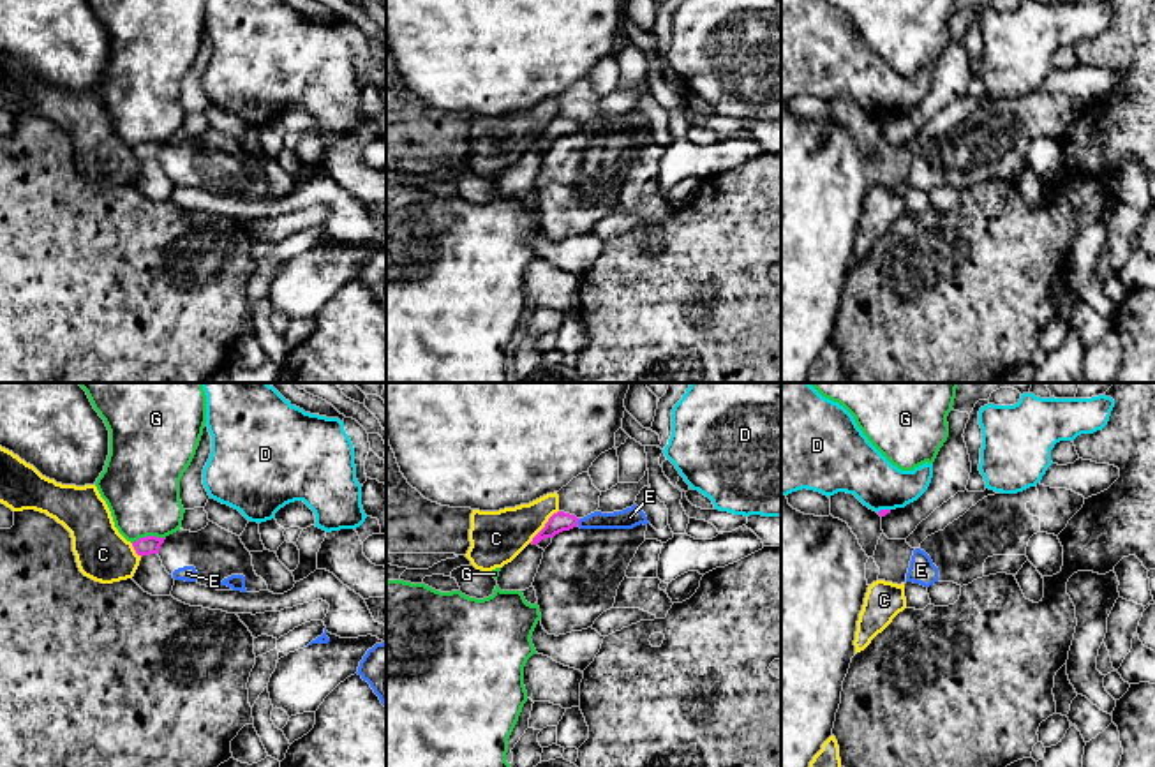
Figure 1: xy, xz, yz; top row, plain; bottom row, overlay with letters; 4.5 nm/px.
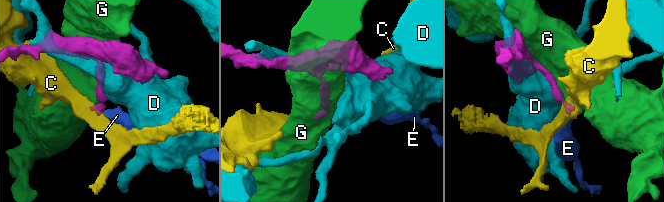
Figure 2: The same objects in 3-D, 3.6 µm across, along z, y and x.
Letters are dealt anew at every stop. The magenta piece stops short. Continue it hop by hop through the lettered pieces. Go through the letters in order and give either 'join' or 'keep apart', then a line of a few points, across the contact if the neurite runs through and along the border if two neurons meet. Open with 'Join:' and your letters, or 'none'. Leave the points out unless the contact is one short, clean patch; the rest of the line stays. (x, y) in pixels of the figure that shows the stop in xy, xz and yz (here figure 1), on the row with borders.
Join: none
C: keep apart; line xz (558, 510), (529, 542)
D: keep apart
E: keep apart; line xz (581, 519), (577, 524)
G: keep apart

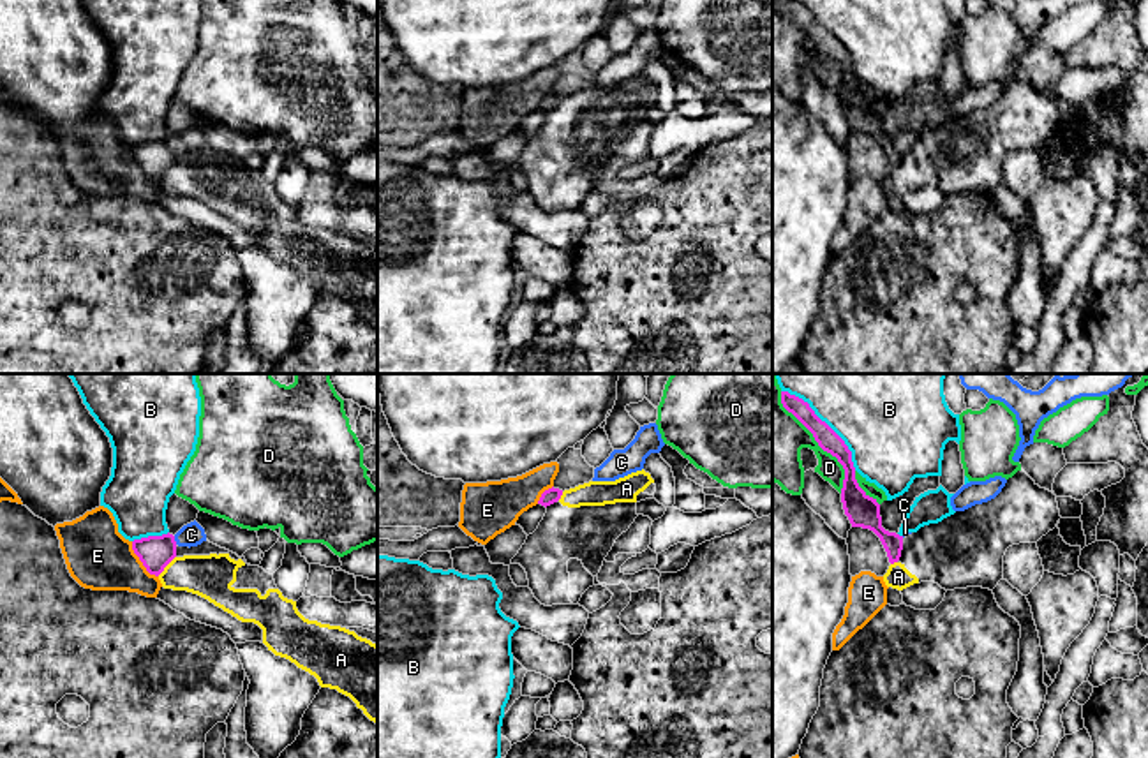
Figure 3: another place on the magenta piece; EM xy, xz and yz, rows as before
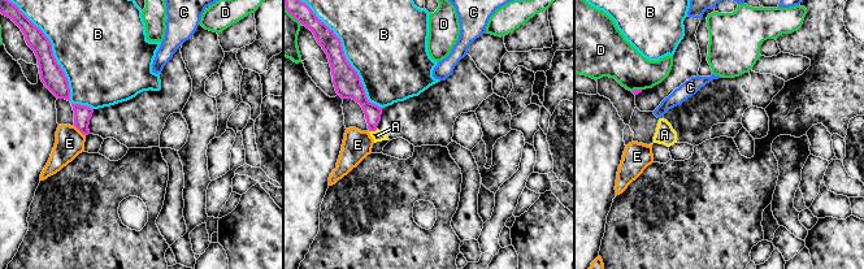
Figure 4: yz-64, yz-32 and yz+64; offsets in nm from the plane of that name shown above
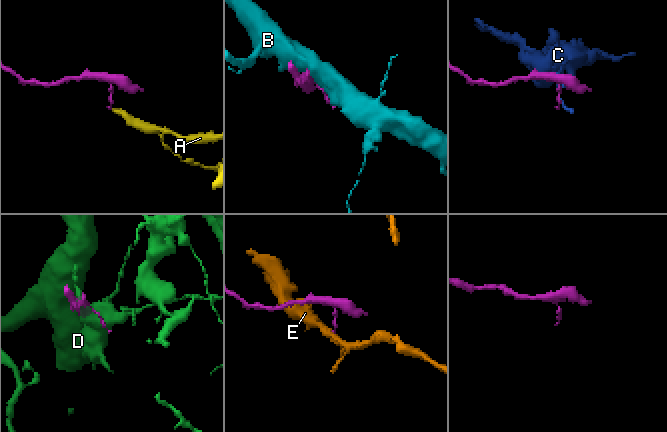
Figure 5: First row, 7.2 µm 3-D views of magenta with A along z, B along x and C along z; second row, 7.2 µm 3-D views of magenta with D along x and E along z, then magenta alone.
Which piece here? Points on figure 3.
Join: none
A: keep apart; line xy (175, 556), (157, 575)
B: keep apart
C: keep apart; line xy (173, 536), (177, 543)
D: keep apart
E: keep apart; line xy (131, 542), (131, 549), (141, 564), (157, 577)

